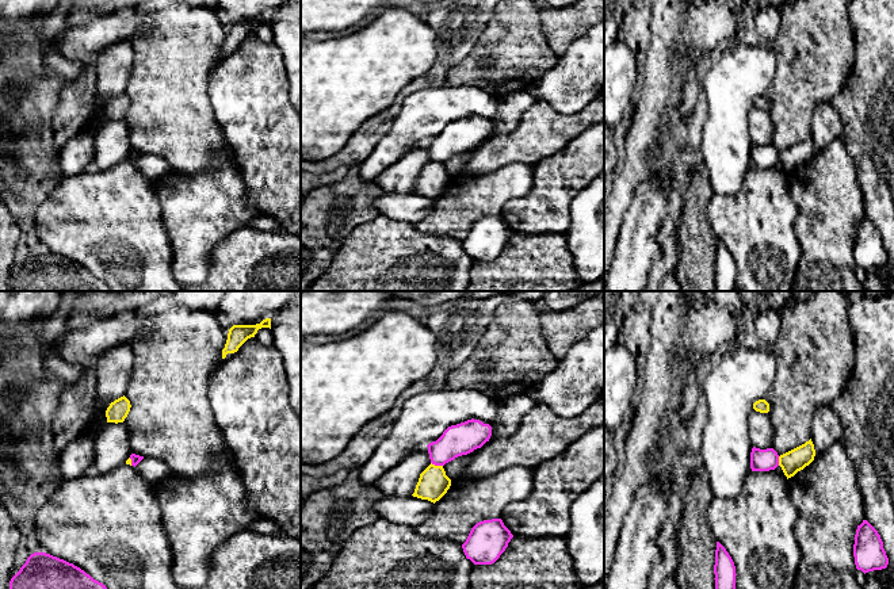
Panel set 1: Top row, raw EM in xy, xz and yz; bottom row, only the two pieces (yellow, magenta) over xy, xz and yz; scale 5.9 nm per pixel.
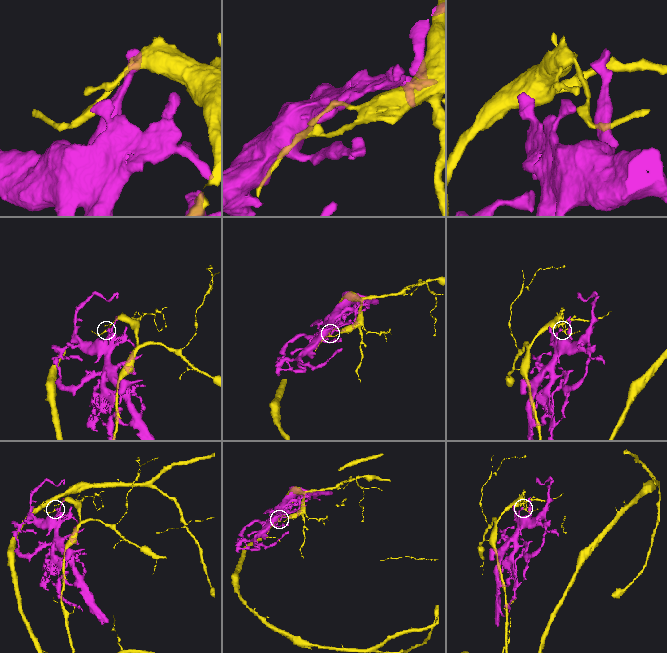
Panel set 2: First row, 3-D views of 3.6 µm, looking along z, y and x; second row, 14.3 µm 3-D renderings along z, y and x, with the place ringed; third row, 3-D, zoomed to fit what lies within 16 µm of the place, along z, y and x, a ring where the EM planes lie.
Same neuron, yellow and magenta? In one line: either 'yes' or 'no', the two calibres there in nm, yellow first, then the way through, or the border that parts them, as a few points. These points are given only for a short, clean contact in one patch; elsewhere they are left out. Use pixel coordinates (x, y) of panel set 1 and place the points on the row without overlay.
no; calibres 180 and 190 nm

